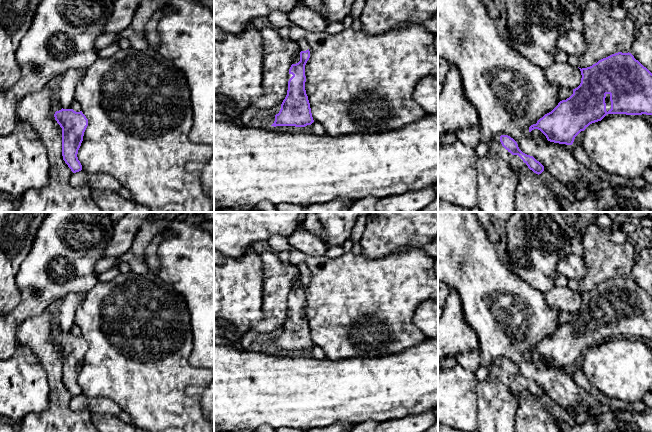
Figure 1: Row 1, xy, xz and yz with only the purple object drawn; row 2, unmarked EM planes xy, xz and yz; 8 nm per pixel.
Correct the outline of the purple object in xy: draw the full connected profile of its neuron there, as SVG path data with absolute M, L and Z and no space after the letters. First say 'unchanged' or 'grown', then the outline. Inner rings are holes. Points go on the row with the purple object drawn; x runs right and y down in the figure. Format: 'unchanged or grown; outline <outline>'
unchanged; outline M61 109L54 114L55 120L62 128L62 156L73 173L82 170L78 160L78 150L83 141L84 132L88 126L88 119L73 109Z

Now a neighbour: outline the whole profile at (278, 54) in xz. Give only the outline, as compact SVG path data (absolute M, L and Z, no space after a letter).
M273 27L260 31L263 45L262 86L264 93L250 101L250 107L266 110L281 105L287 95L288 74L300 47L295 41L283 40Z

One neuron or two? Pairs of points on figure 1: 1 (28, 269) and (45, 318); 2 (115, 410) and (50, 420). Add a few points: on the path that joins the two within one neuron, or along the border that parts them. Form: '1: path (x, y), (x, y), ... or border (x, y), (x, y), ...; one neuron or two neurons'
1: border (46, 308), (41, 313), (28, 317), (22, 323); two neurons
2: border (70, 404), (73, 410), (87, 409), (92, 413); two neurons

